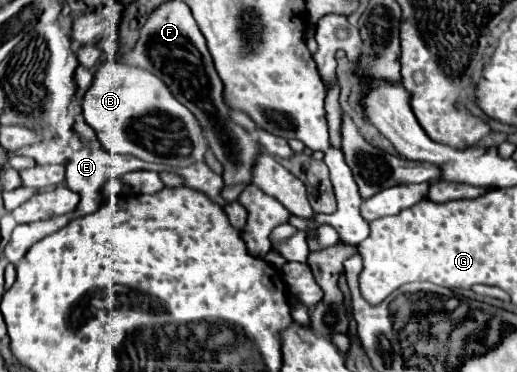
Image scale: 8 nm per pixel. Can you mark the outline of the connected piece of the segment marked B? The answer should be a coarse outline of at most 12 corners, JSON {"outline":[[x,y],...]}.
{"outline":[[104,63],[82,117],[108,153],[180,169],[208,149],[164,81]]}

